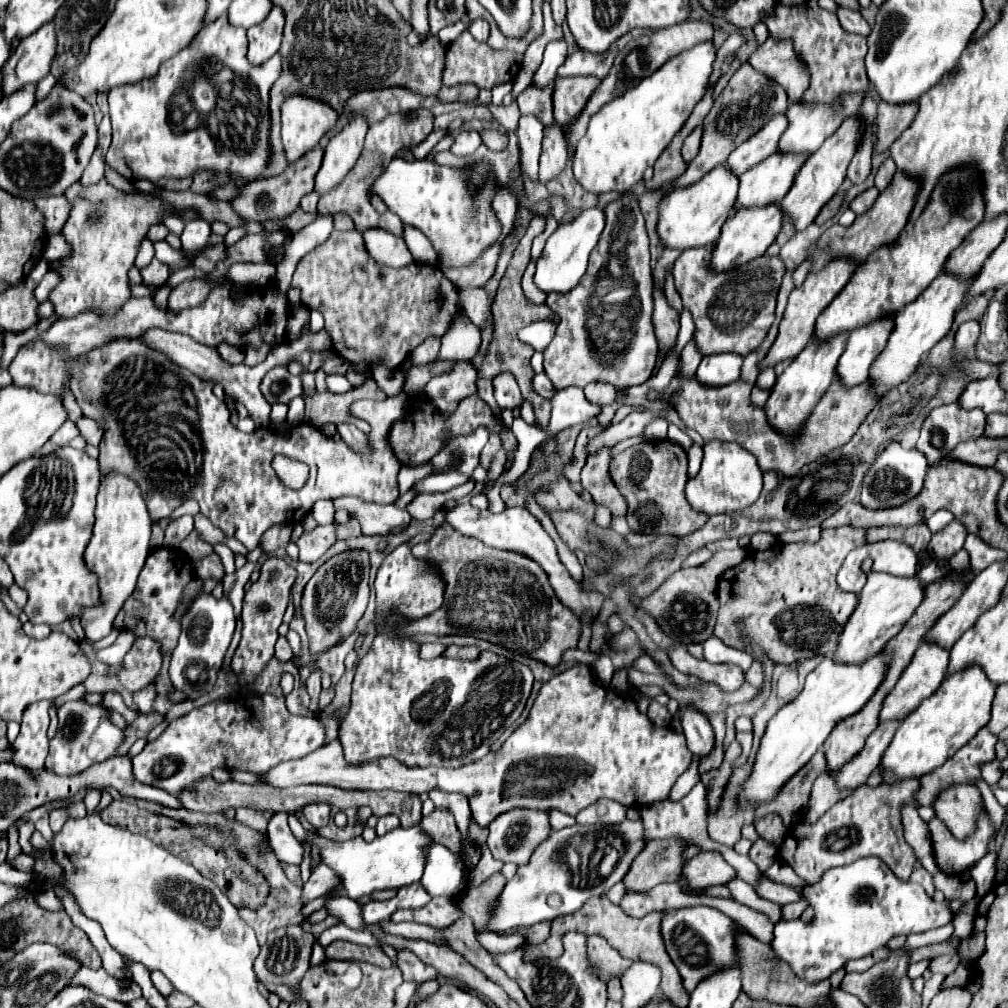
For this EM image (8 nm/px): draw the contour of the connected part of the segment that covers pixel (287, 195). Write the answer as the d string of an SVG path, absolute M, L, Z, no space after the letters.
M316 145L316 149L310 149L310 153L304 153L298 161L290 163L284 173L272 179L256 179L248 185L240 187L240 195L232 201L232 207L248 221L266 221L266 219L282 219L290 215L294 209L298 209L300 199L314 189L314 177L322 165L324 149Z

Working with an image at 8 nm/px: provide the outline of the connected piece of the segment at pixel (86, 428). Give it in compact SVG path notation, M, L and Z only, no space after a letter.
M80 417L76 421L76 427L80 431L80 435L86 439L86 443L90 445L98 445L102 441L102 427L94 421L94 419L88 419L88 417Z

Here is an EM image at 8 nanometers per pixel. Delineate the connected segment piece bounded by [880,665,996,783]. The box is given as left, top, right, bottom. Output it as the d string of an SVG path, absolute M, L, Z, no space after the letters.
M968 665L968 669L948 675L940 689L900 723L880 763L884 769L884 783L922 777L944 765L948 757L952 757L990 721L994 693L996 687L980 665Z

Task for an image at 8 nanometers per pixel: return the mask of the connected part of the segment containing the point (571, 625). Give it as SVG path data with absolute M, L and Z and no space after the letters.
M448 523L438 527L432 541L414 545L412 553L414 557L438 563L446 581L446 597L444 605L428 617L406 623L406 633L474 635L548 667L556 667L562 653L578 645L580 617L562 605L546 577L538 577L538 563L530 557L488 547L478 539L458 533Z

